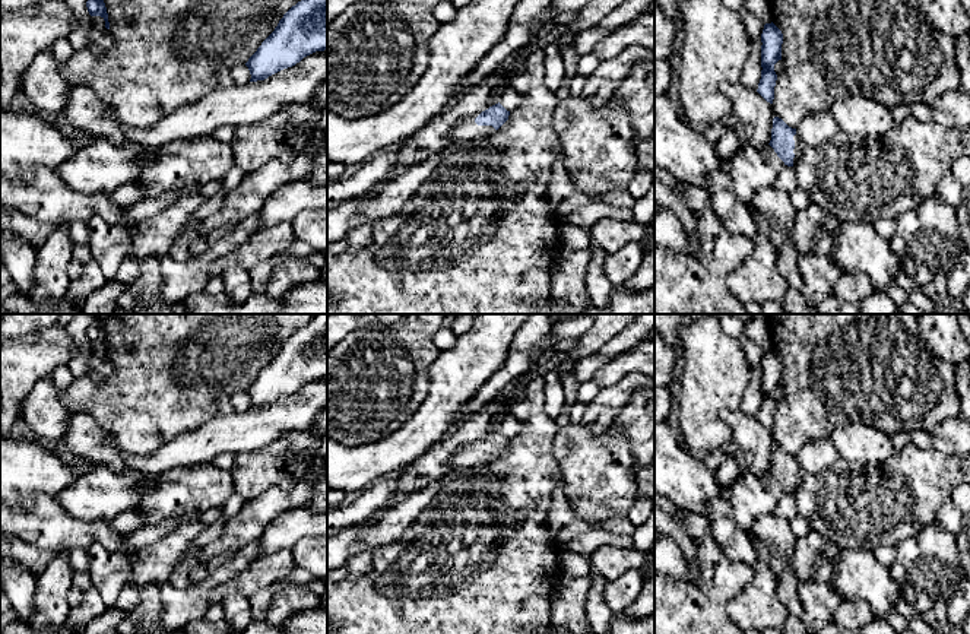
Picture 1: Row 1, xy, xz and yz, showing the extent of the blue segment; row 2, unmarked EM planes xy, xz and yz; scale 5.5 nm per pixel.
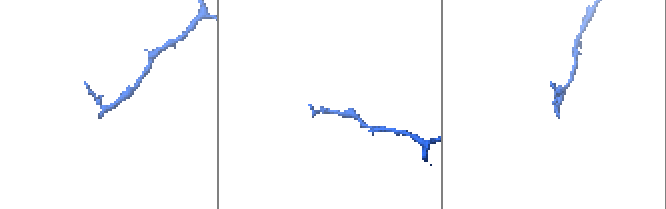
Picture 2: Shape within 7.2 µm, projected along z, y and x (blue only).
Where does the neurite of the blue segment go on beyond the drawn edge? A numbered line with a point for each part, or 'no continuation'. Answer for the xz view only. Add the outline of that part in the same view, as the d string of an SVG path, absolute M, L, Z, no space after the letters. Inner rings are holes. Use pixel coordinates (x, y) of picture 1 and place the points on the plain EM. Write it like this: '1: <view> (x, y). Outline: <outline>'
1: xz (456, 449). Outline: M526 381L514 384L511 392L503 390L484 409L473 413L457 429L448 431L422 456L410 462L396 478L399 492L406 497L425 489L434 481L470 466L486 466L495 456L478 453L475 446L489 434L498 431L500 419L510 413L513 403L520 402Z

